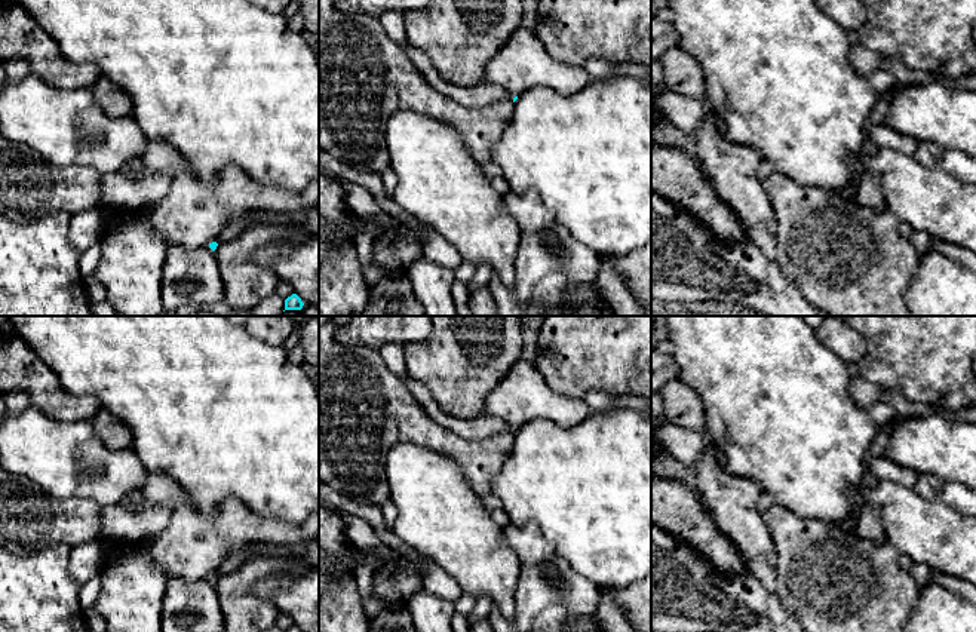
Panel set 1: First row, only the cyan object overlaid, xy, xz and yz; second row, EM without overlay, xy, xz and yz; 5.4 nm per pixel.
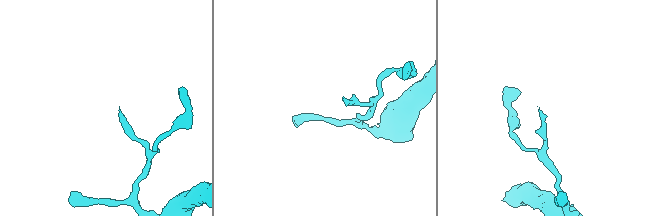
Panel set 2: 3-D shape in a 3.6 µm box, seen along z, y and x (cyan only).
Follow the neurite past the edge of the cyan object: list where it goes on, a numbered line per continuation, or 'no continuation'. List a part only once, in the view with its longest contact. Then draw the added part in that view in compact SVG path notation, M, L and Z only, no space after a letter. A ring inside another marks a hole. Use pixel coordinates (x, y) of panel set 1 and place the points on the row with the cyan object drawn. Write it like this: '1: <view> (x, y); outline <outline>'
1: xz (478, 95); outline M400 45L400 47L418 68L418 71L426 77L432 88L463 107L484 108L498 101L513 101L513 98L516 96L501 86L485 82L470 86L451 83L438 73L430 59L421 50L412 47L411 45Z

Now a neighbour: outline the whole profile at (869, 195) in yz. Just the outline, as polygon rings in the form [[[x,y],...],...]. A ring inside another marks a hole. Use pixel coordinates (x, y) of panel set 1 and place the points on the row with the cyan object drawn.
[[[862,174],[857,191],[853,197],[853,200],[860,205],[866,206],[869,209],[874,209],[877,212],[886,212],[886,203],[881,191],[881,181],[880,178],[871,175],[871,174]]]

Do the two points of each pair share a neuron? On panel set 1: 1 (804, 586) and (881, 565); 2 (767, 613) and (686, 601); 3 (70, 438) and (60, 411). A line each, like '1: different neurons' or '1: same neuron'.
1: same neuron
2: same neuron
3: different neurons

